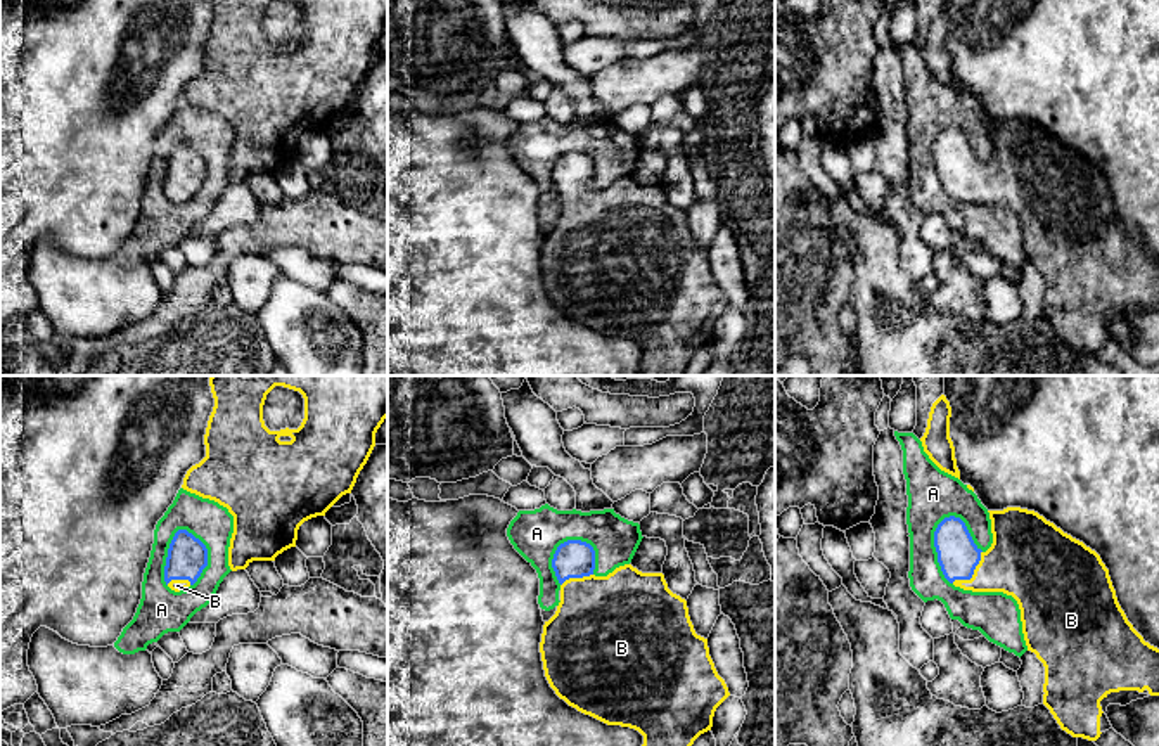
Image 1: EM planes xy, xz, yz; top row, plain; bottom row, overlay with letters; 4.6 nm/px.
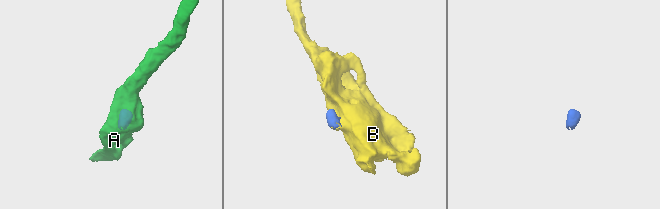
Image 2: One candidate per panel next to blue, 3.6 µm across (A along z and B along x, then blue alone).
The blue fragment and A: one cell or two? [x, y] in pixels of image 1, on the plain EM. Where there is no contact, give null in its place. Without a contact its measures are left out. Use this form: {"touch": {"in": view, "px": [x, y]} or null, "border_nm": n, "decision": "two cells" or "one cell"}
{"touch": {"in": "xy", "px": [168, 167]}, "border_nm": 280, "decision": "two cells"}

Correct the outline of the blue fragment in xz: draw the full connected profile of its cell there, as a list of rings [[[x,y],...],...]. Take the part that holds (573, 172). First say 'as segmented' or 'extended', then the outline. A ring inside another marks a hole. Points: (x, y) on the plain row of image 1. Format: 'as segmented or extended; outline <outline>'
extended; outline [[[581,152],[560,156],[552,180],[560,196],[560,215],[545,234],[540,254],[550,299],[585,327],[638,343],[644,357],[637,376],[683,376],[694,353],[711,343],[716,320],[730,308],[709,268],[708,251],[694,242],[687,213],[668,201],[663,185],[642,185],[631,177],[619,178],[607,189],[595,189],[595,163]]]

